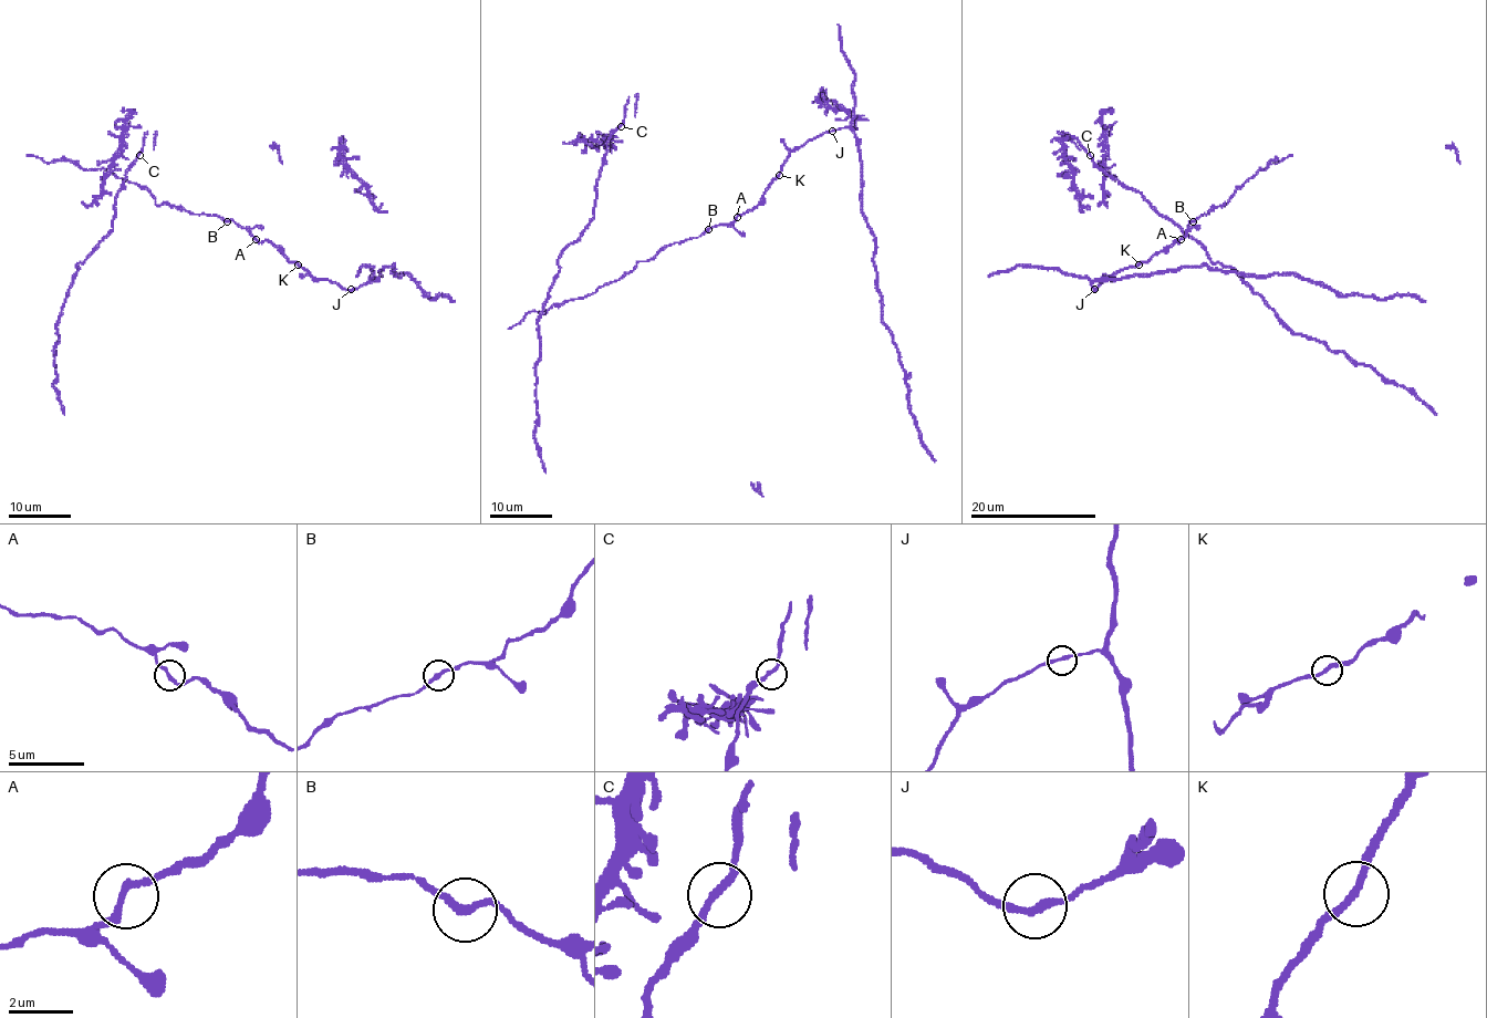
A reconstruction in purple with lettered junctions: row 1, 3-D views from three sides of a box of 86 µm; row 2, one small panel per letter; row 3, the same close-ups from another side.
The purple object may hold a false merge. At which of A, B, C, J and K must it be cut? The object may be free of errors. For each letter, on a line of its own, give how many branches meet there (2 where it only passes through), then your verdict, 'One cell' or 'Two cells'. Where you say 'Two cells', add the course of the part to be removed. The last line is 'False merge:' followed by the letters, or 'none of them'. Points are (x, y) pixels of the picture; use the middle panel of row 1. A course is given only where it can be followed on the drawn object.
A: Branches: 2. One cell
B: Branches: 2. One cell
C: Branches: 2. One cell
J: Branches: 2. One cell
K: Branches: 2. One cell
False merge: none of them

